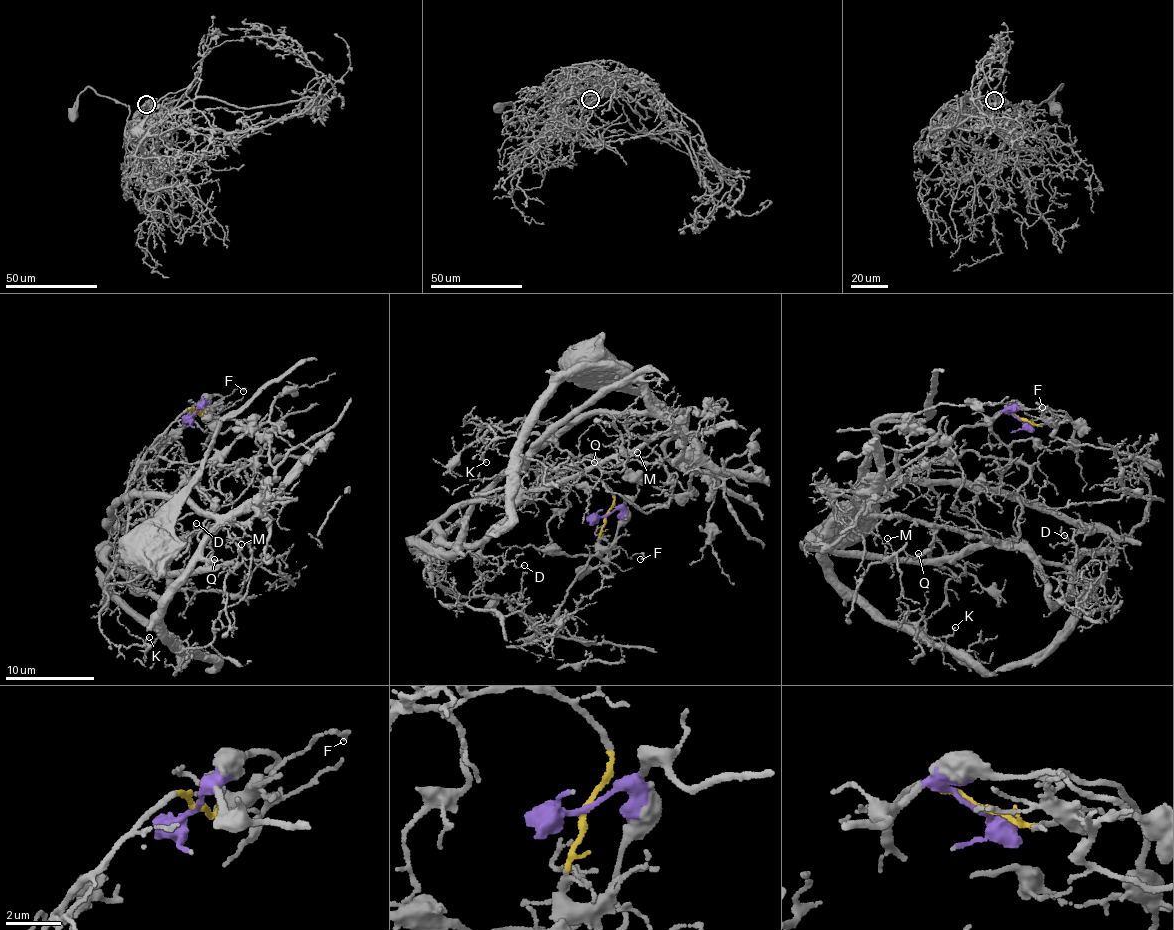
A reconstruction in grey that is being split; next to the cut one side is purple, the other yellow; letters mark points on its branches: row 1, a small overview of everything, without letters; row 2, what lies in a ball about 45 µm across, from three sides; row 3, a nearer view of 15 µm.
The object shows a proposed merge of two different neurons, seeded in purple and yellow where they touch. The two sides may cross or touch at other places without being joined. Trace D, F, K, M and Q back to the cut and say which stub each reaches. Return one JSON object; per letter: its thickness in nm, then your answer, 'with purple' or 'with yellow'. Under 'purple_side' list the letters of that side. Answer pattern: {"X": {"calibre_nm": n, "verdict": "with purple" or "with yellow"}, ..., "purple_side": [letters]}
{"D": {"calibre_nm": 80, "verdict": "with yellow"}, "F": {"calibre_nm": 130, "verdict": "with yellow"}, "K": {"calibre_nm": 100, "verdict": "with yellow"}, "M": {"calibre_nm": 130, "verdict": "with purple"}, "Q": {"calibre_nm": 160, "verdict": "with purple"}, "purple_side": ["M", "Q"]}

